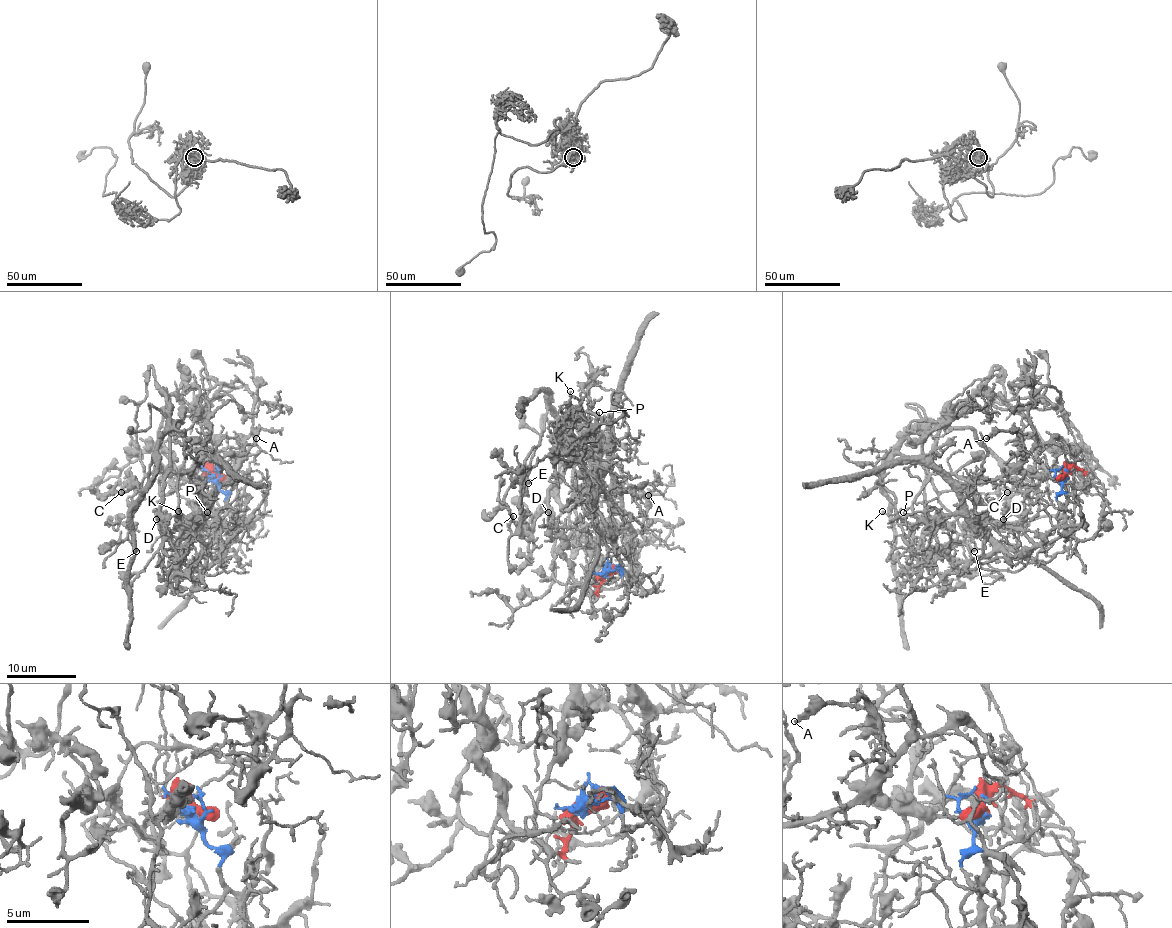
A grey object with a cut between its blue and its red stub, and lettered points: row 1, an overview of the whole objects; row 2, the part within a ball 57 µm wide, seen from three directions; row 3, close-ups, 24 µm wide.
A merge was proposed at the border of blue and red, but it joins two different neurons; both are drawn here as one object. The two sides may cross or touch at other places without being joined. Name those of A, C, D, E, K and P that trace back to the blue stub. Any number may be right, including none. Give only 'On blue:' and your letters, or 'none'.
On blue: A, K, P

